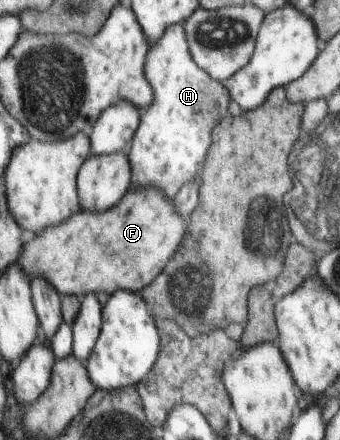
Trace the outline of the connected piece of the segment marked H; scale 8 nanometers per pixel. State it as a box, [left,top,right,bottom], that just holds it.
[128,24,227,197]

